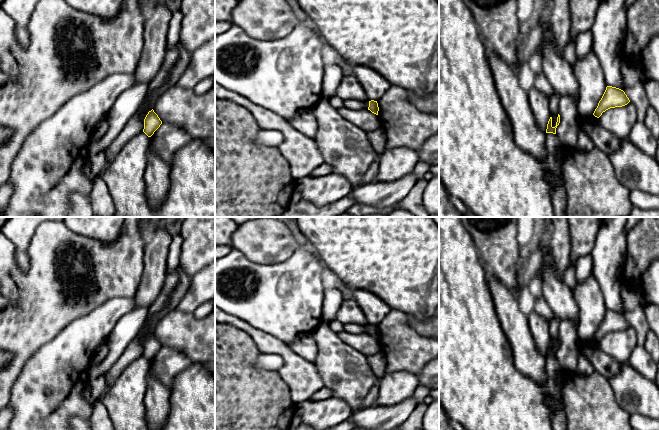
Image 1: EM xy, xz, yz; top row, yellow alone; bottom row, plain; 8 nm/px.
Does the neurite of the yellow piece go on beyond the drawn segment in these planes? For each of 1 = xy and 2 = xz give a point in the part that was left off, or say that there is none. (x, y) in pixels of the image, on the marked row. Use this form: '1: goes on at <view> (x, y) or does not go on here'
1: does not go on here
2: does not go on here

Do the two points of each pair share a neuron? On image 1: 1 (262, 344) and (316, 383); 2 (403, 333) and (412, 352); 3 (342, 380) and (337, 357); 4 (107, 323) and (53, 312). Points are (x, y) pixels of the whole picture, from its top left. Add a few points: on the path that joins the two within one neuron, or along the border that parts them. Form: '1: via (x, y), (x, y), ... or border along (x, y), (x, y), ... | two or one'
1: via (275, 346), (279, 347), (303, 371) | one
2: via (403, 338), (403, 343), (407, 347) | one
3: via (342, 374), (342, 368), (337, 363) | one
4: border along (99, 305), (73, 319), (60, 331) | two

